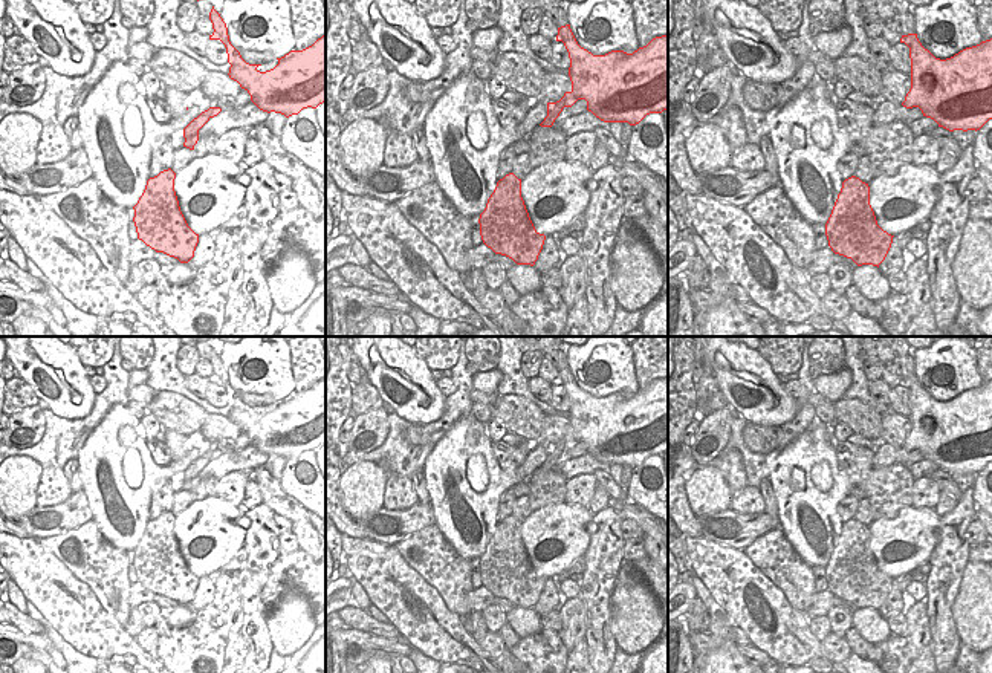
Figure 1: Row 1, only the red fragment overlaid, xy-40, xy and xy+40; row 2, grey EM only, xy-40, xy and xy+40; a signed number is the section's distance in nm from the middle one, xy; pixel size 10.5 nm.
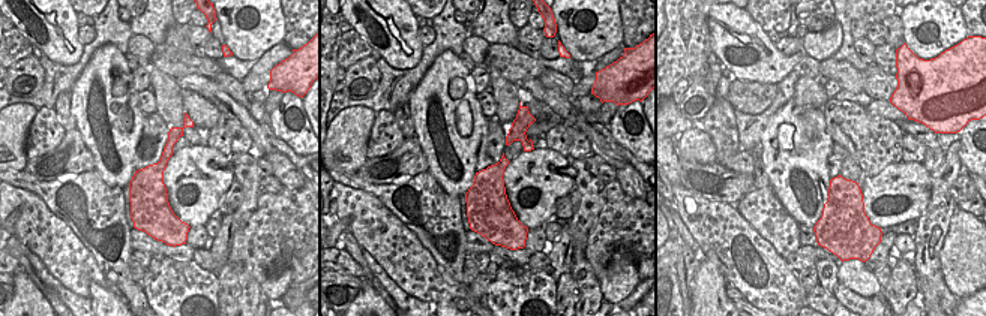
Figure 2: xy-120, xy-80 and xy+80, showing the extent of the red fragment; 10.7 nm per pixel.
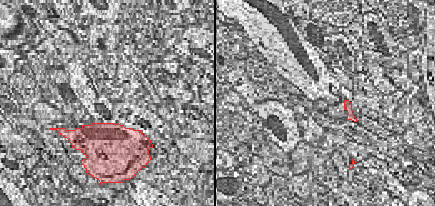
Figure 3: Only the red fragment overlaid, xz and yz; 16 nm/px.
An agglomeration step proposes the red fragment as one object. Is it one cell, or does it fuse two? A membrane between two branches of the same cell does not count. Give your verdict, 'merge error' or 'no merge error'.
no merge error

